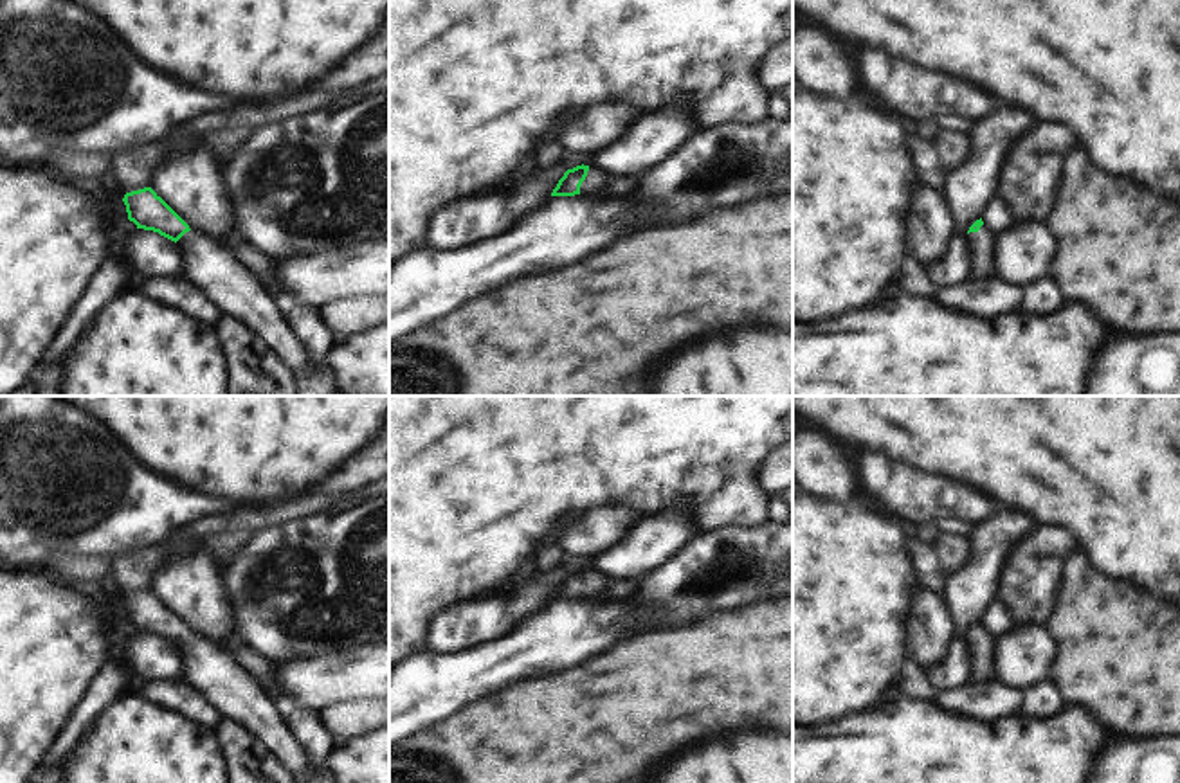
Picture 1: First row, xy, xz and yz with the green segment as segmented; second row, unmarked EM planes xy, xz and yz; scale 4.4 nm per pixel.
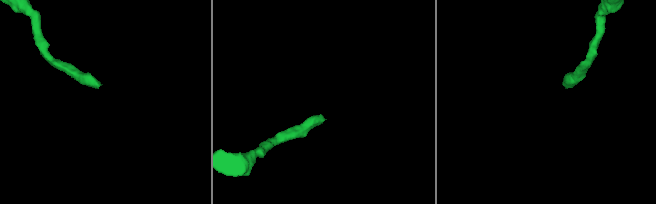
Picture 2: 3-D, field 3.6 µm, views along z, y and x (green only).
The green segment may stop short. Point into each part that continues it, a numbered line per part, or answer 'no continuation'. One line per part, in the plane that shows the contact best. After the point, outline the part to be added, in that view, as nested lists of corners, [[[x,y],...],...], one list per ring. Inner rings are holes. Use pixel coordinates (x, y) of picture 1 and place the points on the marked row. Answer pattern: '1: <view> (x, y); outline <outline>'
1: xz (595, 179); outline [[[589,166],[587,176],[580,185],[580,194],[591,194],[598,191],[600,187],[607,185],[611,178],[613,176],[609,173]]]

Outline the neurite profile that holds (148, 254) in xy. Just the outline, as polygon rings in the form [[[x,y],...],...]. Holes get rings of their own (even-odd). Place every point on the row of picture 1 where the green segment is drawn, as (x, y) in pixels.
[[[153,230],[126,232],[119,259],[135,279],[166,279],[182,274],[182,254],[177,243]]]

